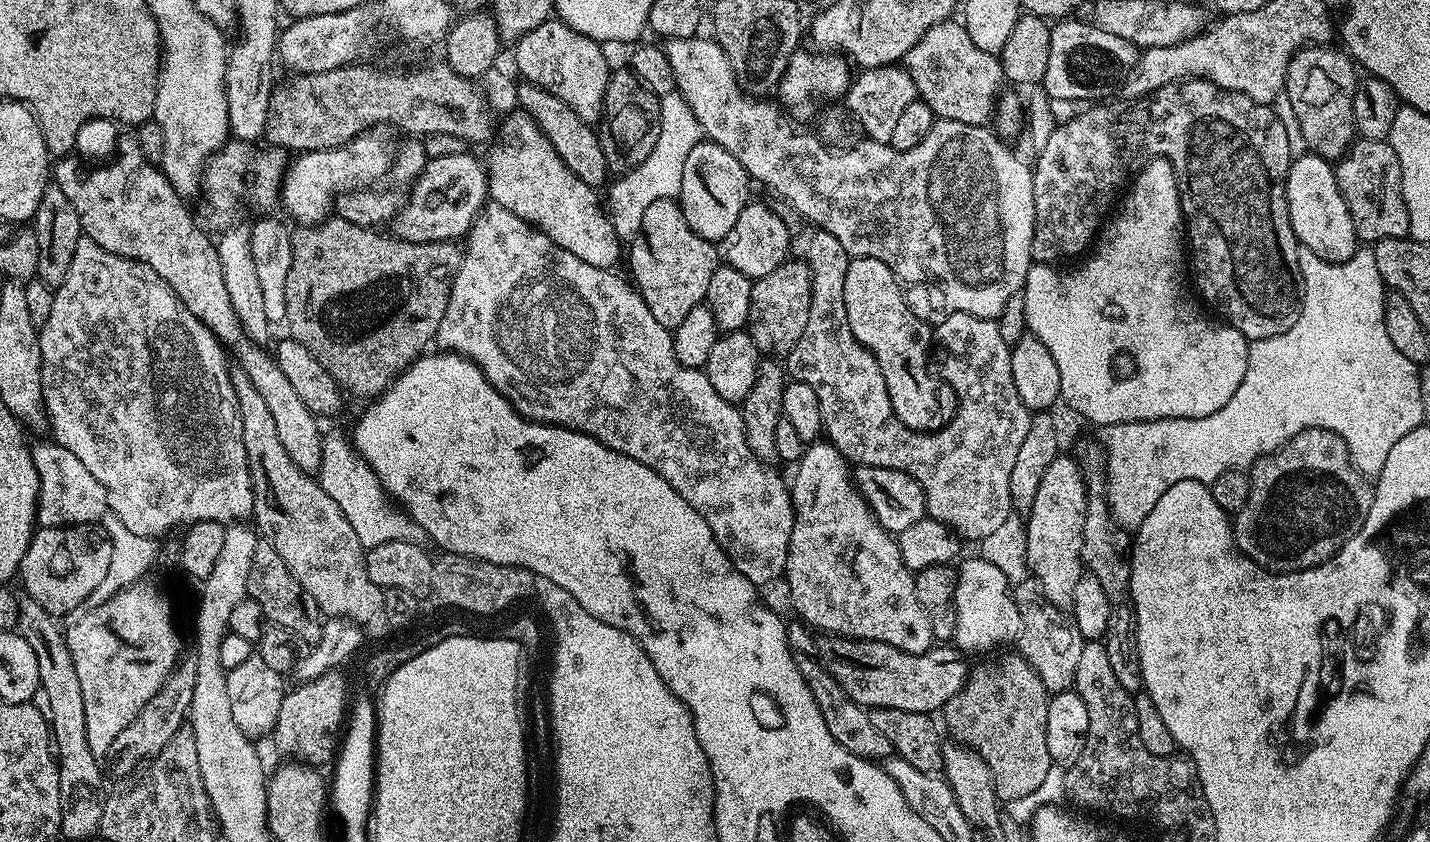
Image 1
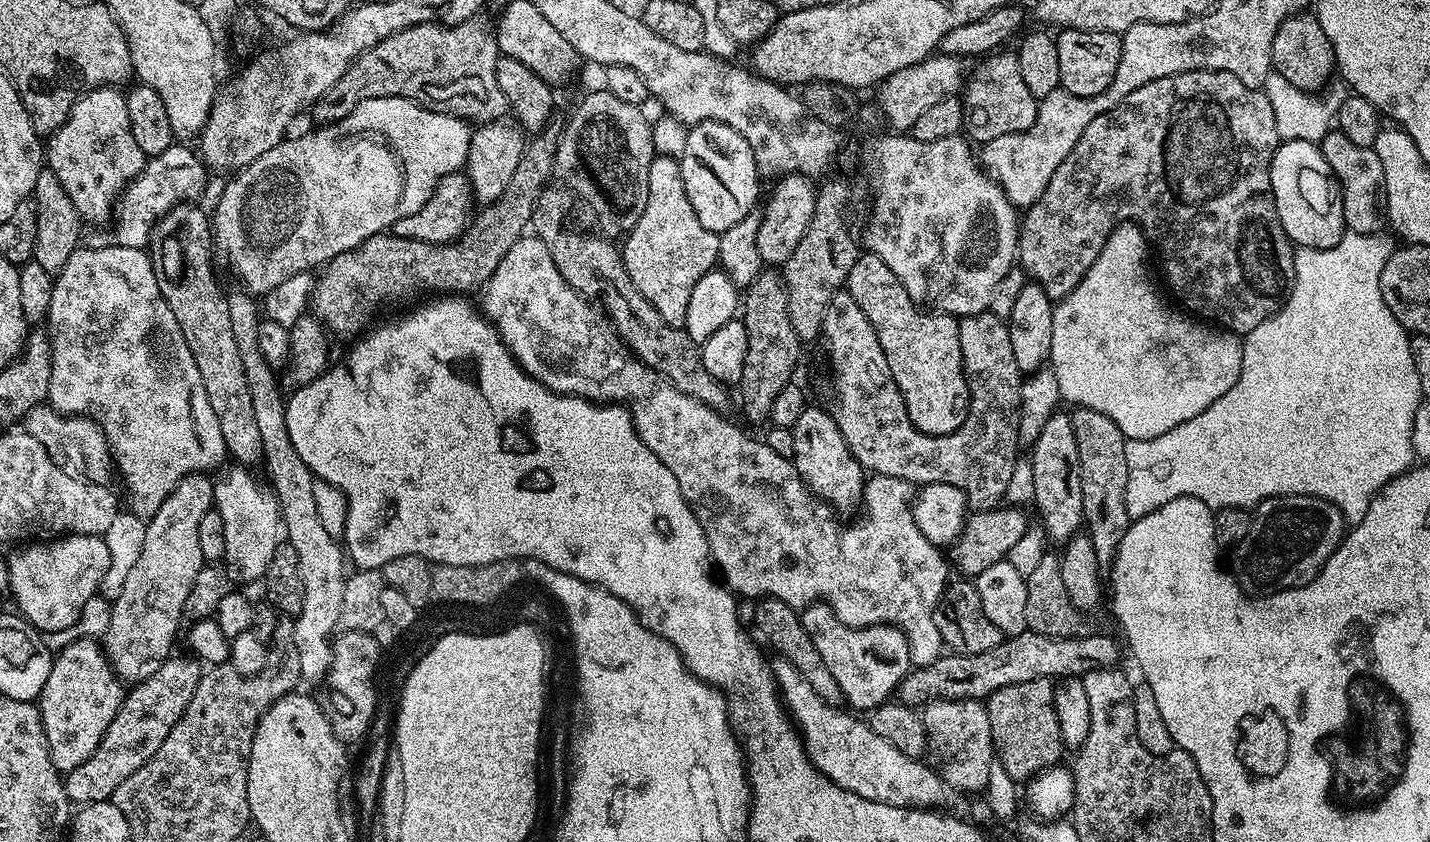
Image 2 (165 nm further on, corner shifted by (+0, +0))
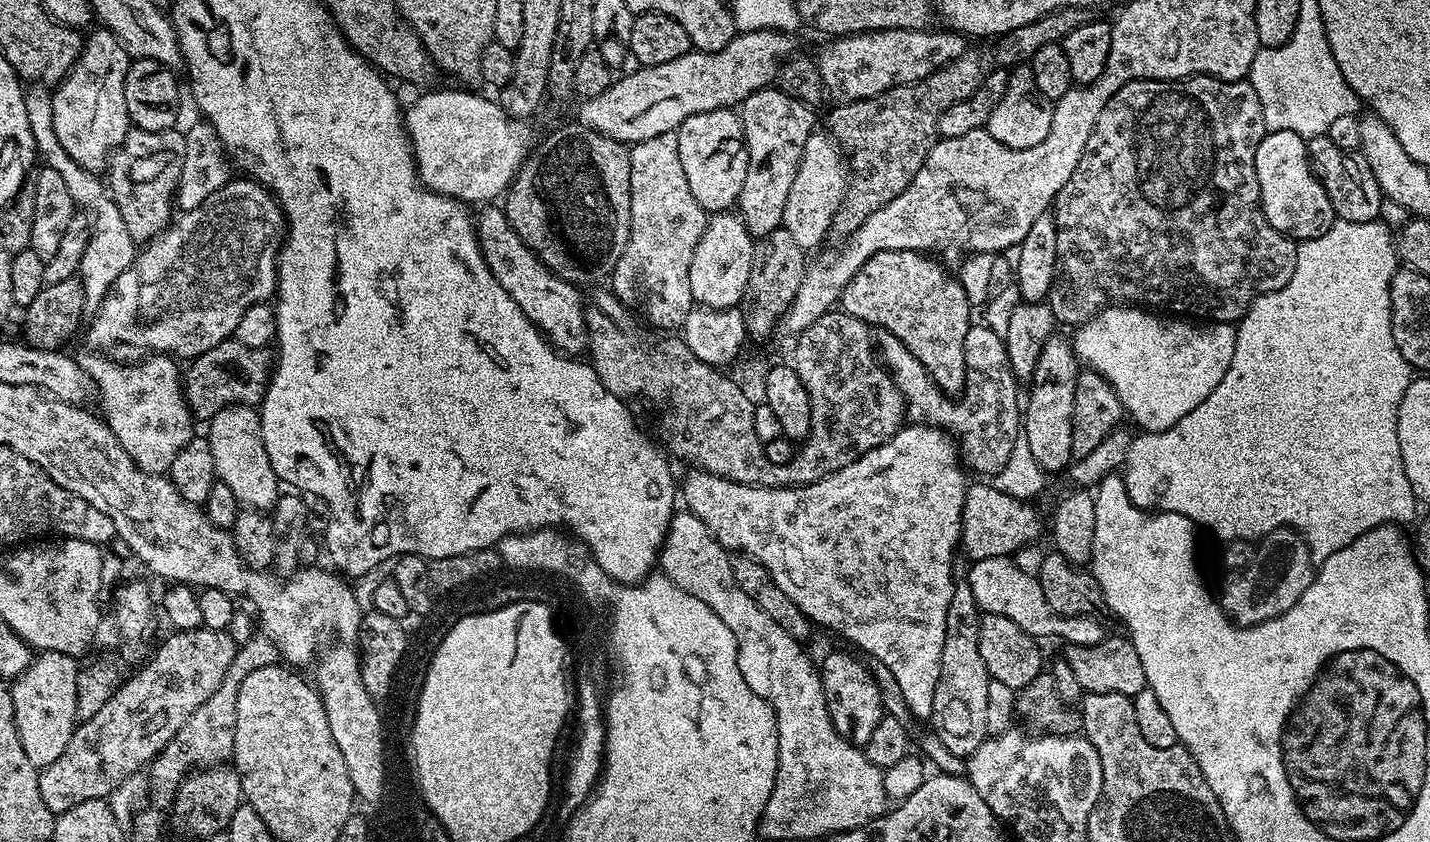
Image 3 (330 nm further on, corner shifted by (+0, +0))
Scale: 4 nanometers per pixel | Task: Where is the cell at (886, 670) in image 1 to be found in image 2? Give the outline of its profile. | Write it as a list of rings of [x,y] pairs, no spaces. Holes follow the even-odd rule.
[[[1025,630],[1001,639],[1000,644],[986,654],[941,654],[932,664],[913,667],[899,684],[898,700],[909,706],[923,706],[934,700],[983,701],[1002,690],[1002,686],[1034,682],[1034,678],[1083,678],[1090,670],[1117,667],[1119,660],[1120,648],[1108,636],[1047,636]]]

